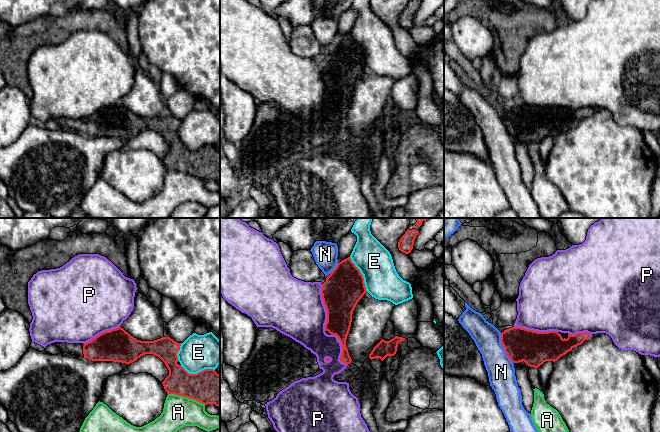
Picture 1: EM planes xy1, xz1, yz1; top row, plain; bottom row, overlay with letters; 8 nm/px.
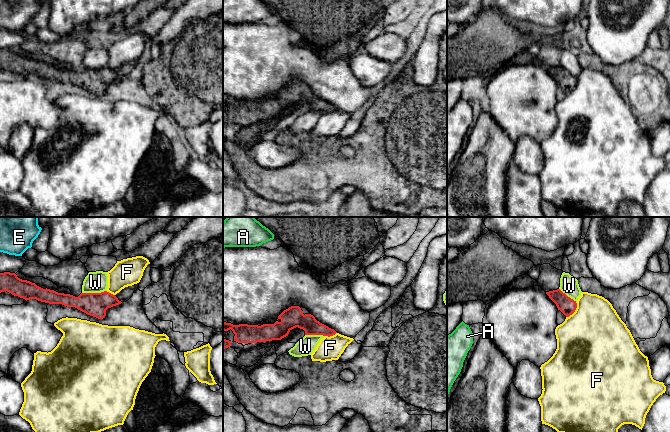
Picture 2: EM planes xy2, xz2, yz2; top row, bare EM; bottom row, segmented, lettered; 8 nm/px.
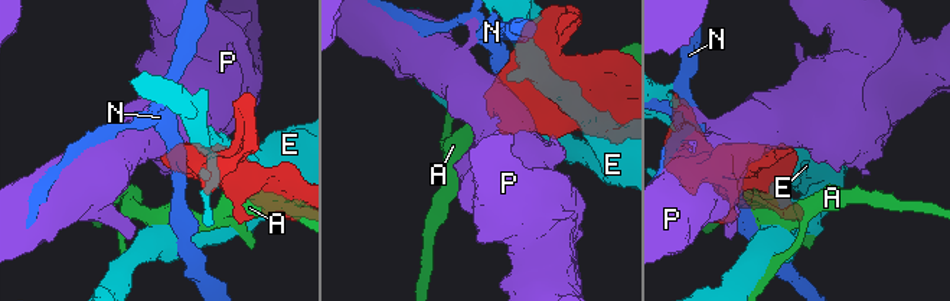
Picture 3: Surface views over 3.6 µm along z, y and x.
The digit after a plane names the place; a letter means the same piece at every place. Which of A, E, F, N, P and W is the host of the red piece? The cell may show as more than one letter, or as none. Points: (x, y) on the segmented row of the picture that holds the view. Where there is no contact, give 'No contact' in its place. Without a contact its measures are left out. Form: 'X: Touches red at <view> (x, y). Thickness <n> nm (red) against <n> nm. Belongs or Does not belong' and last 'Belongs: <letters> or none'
A: Touches red at xy1 (186, 396). Thickness 280 nm (red) against 260 nm. Does not belong
E: Touches red at xz1 (361, 274). Thickness 320 nm (red) against 280 nm. Does not belong
F: Touches red at yz2 (574, 311). Thickness 140 nm (red) against 500 nm. Does not belong
N: Touches red at yz1 (504, 348). Thickness 280 nm (red) against 220 nm. Does not belong
P: Touches red at xz1 (325, 307). Thickness 320 nm (red) against 460 nm. Does not belong
W: Touches red at xy2 (93, 293). Thickness 190 nm (red) against 180 nm. Does not belong
Belongs: none

